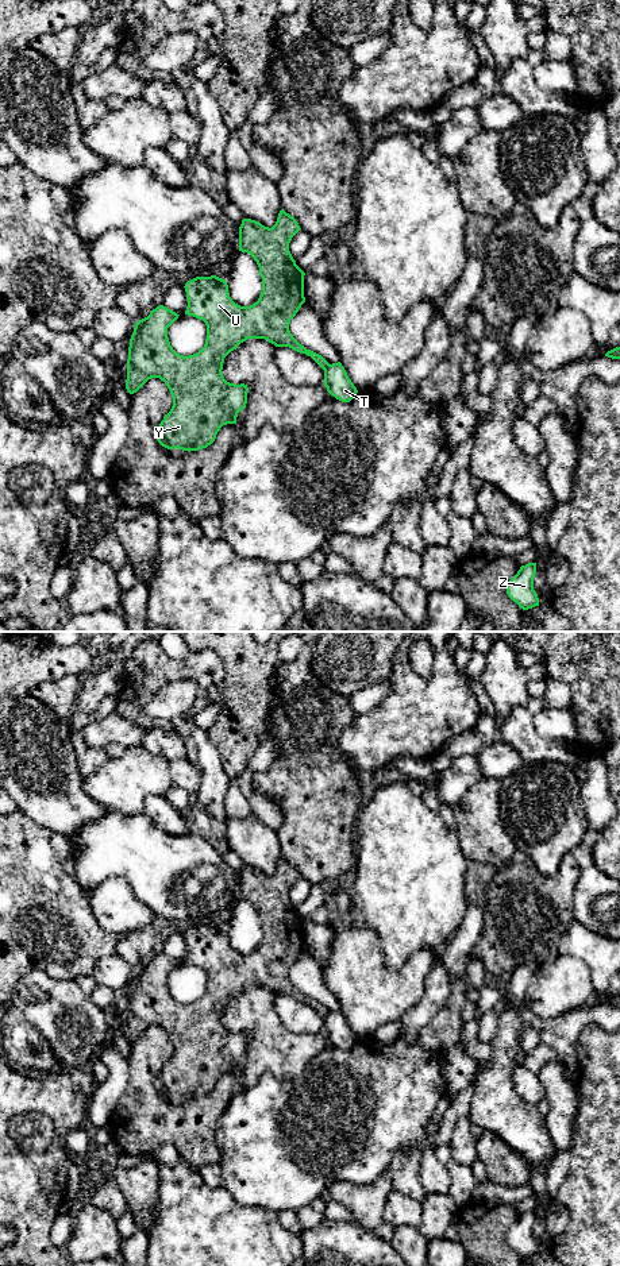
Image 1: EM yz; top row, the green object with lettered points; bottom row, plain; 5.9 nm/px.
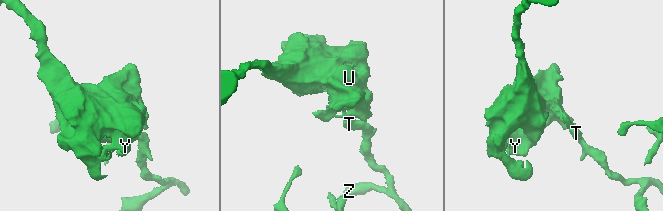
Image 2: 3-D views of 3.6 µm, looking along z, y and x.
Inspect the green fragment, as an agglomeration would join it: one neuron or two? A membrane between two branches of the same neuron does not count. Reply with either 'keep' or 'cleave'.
cleave

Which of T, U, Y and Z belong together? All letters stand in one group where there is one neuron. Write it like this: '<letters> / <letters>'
T Z / U Y

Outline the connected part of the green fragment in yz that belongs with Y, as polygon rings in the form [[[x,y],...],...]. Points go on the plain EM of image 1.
[[[280,858],[276,872],[269,876],[259,869],[243,866],[239,875],[239,899],[250,902],[259,915],[262,941],[257,950],[240,954],[232,949],[226,927],[216,923],[196,925],[185,931],[188,954],[185,962],[200,966],[207,973],[204,995],[193,1003],[180,1003],[170,993],[167,976],[180,962],[163,953],[135,970],[130,987],[126,1037],[136,1041],[149,1027],[159,1026],[170,1038],[173,1054],[161,1069],[157,1086],[167,1097],[199,1099],[211,1093],[223,1073],[236,1072],[238,1061],[246,1055],[249,1035],[224,1027],[224,1006],[247,987],[265,987],[276,995],[289,995],[311,1004],[323,1018],[330,1011],[319,1001],[307,997],[290,981],[289,970],[296,964],[304,945],[305,920],[296,912],[289,891],[300,879],[293,864]]]

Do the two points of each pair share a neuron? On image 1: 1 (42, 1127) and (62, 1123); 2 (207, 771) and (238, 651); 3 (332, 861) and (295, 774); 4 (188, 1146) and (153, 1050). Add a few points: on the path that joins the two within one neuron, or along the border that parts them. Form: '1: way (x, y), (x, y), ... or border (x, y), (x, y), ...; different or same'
1: border (23, 1112), (52, 1122), (41, 1153); different
2: border (205, 730), (216, 747), (227, 772); different
3: way (319, 840), (319, 798), (316, 795); same
4: way (168, 1122), (146, 1100), (146, 1075); same

